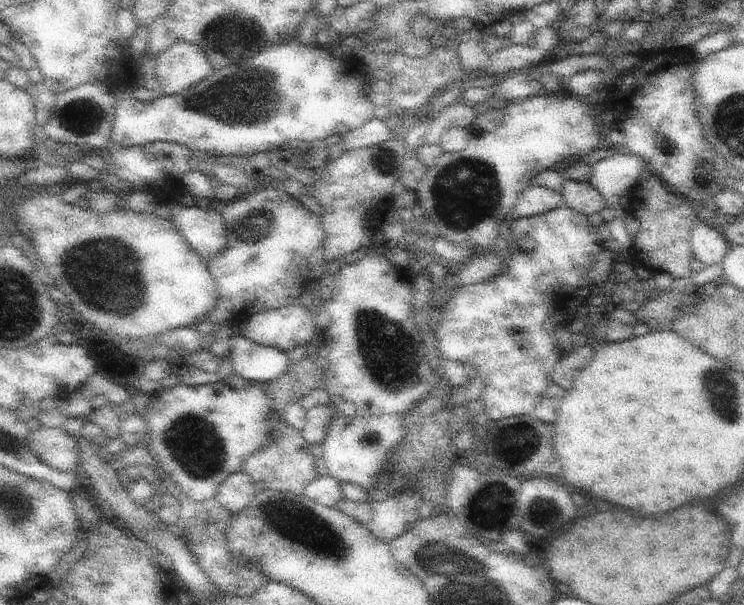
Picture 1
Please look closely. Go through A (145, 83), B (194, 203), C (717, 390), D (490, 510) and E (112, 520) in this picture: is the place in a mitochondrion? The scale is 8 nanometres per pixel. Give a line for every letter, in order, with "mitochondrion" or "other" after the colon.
A: other
B: other
C: mitochondrion
D: mitochondrion
E: other

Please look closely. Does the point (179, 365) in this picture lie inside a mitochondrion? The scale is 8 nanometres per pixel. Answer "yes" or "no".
no

